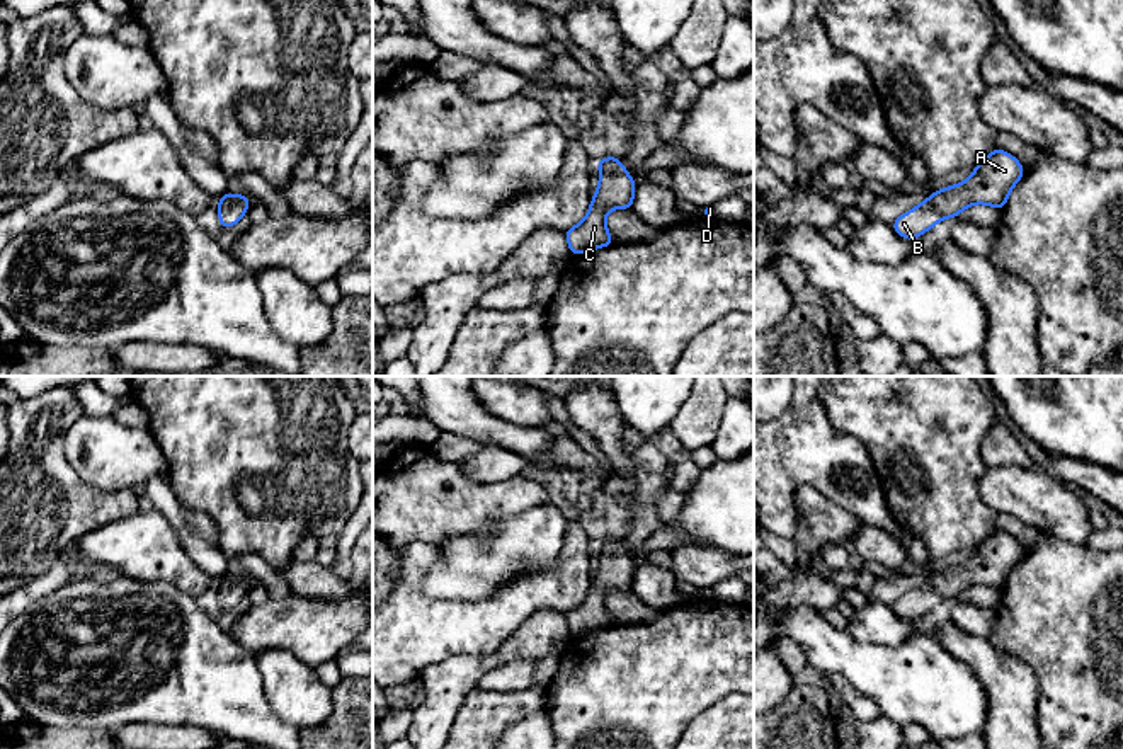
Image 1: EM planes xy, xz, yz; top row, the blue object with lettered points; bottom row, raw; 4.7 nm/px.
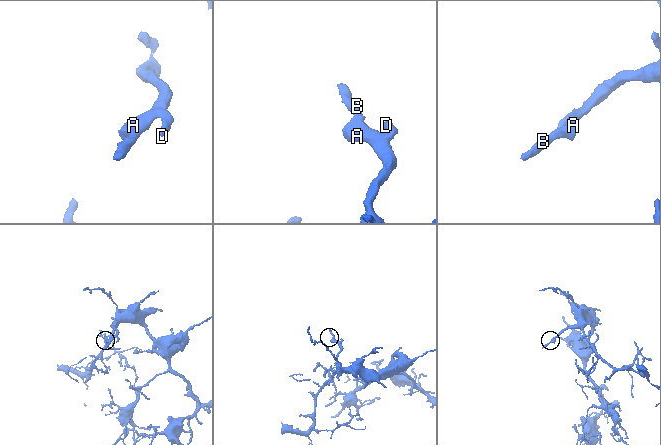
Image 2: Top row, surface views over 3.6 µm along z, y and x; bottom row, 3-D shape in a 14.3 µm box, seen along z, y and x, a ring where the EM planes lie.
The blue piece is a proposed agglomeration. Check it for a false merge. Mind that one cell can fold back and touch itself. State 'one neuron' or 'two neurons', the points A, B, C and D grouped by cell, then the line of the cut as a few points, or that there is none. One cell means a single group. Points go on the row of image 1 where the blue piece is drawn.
one neuron; A B C D; no cut

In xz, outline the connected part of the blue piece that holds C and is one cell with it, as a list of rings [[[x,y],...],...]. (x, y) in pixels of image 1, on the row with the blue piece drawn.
[[[618,157],[596,162],[599,169],[597,191],[585,218],[565,232],[570,255],[592,252],[616,243],[606,226],[611,209],[633,209],[636,184]]]

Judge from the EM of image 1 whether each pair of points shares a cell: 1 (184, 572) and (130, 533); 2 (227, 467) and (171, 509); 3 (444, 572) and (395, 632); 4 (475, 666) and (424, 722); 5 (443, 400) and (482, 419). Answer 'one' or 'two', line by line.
1: one
2: two
3: two
4: one
5: one

